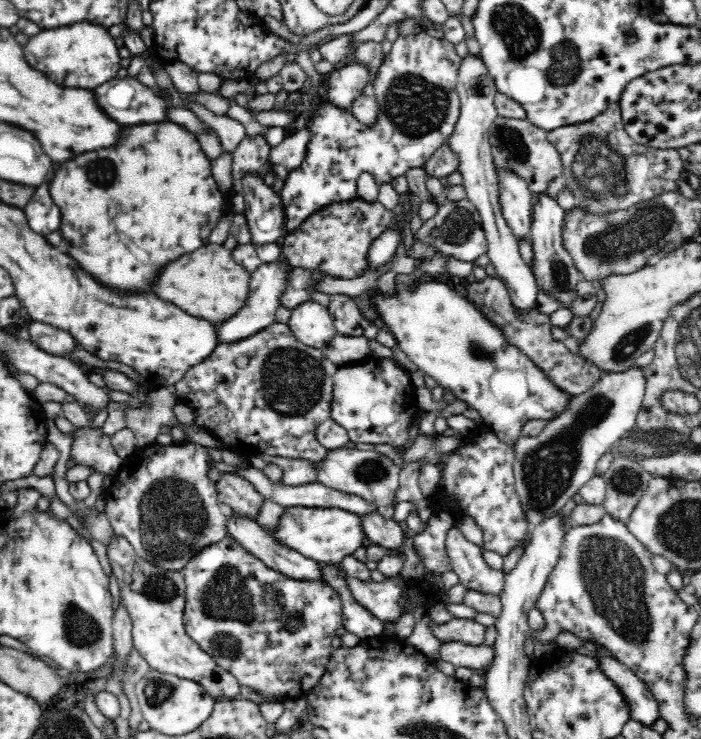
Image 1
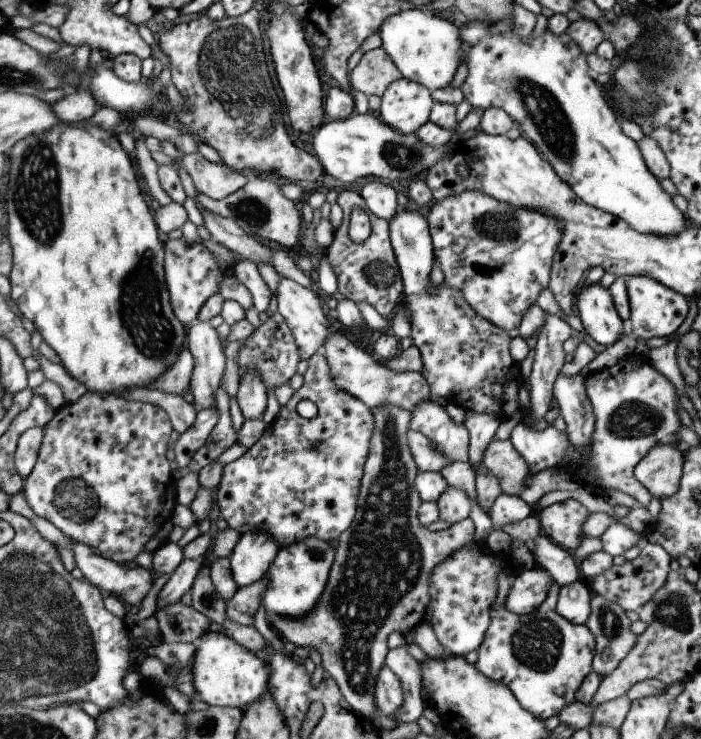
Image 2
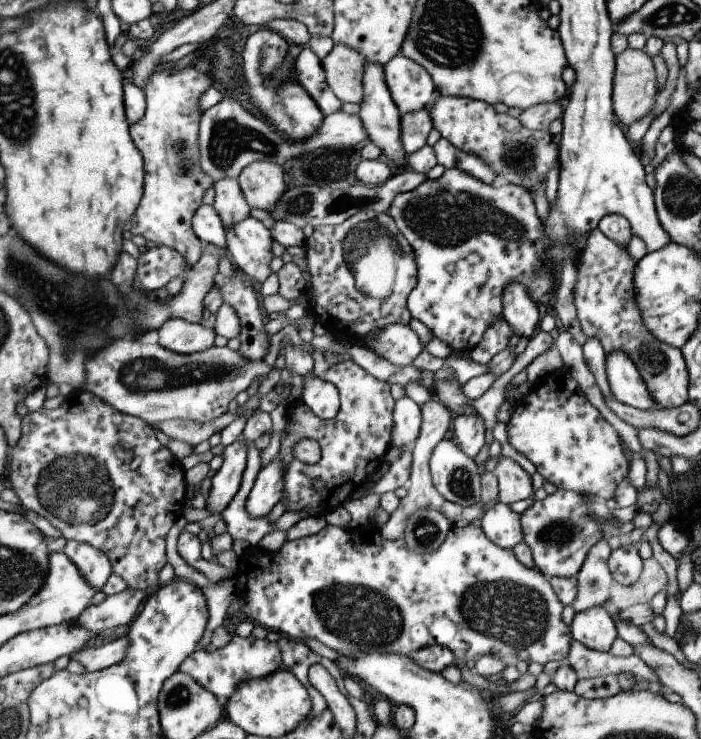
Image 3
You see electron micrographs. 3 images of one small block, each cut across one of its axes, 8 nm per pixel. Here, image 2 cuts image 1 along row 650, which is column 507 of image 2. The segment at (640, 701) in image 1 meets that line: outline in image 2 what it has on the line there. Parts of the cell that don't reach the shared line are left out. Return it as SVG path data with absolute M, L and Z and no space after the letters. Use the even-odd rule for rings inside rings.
M531 568L531 570L521 570L511 584L511 590L507 594L505 606L517 616L531 614L537 606L543 604L547 598L549 588L553 588L555 580L541 568Z

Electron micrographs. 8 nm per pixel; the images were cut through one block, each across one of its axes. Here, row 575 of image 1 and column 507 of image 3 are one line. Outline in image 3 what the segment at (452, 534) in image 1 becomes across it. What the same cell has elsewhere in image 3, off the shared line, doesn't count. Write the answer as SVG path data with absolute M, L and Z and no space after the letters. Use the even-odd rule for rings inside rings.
M497 456L493 466L495 480L499 484L499 502L509 506L515 500L525 500L531 490L531 476L513 460L507 456Z

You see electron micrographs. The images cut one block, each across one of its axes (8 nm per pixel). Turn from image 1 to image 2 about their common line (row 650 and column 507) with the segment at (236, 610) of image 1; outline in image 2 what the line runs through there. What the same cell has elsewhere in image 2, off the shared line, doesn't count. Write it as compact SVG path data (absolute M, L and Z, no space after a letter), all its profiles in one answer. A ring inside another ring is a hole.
M463 190L461 194L451 194L439 202L435 202L427 216L425 216L425 222L427 222L427 230L429 230L429 236L431 236L431 242L433 242L433 264L439 264L441 272L443 272L443 286L449 286L451 290L459 290L459 294L463 296L465 304L479 316L483 318L485 322L491 322L491 326L497 326L499 330L503 330L505 334L509 334L509 330L515 330L521 326L521 318L523 314L529 310L529 306L533 306L537 302L537 296L549 286L549 274L551 274L551 262L555 258L555 250L561 242L561 234L563 234L563 228L561 228L561 220L559 218L551 218L547 214L541 214L539 210L529 210L529 208L513 208L511 204L505 204L505 202L499 202L483 192L477 192L477 190Z

